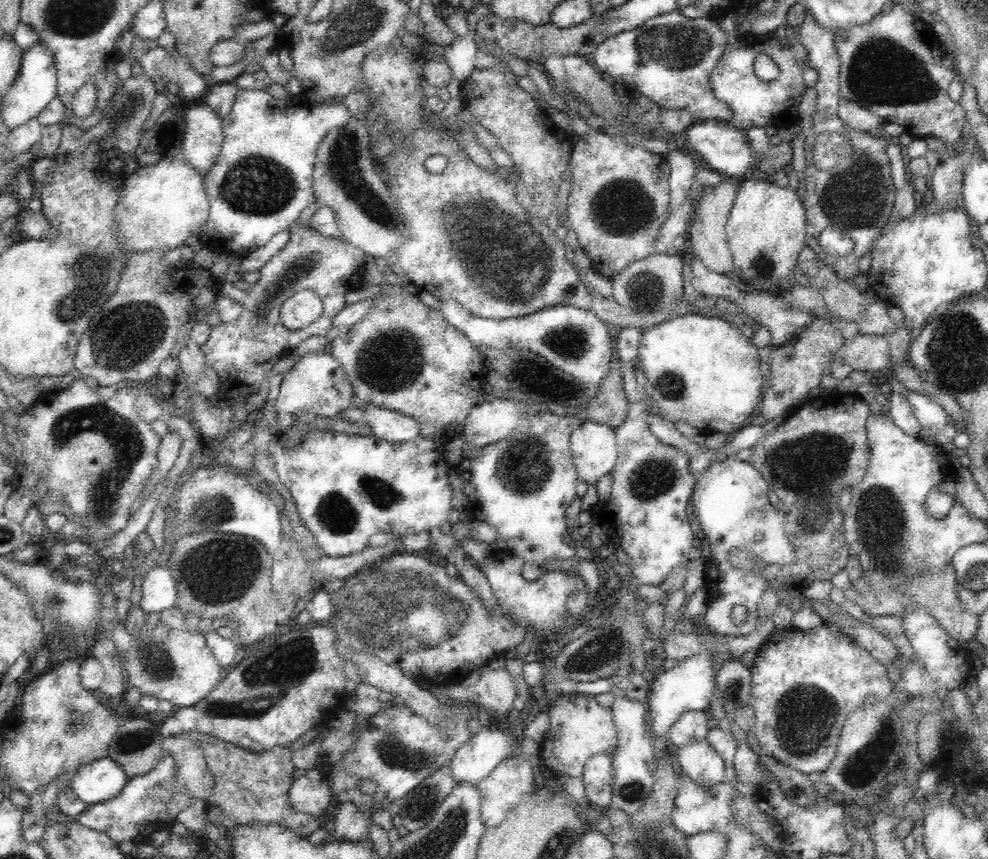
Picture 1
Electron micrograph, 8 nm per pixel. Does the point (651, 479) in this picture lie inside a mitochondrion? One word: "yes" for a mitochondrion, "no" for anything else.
yes

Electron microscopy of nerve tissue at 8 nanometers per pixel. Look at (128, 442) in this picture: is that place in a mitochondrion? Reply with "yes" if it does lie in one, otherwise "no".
yes

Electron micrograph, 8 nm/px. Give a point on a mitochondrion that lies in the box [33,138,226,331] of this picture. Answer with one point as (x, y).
(72, 306)

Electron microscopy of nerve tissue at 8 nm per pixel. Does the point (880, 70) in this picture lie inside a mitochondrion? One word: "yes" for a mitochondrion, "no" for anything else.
yes

